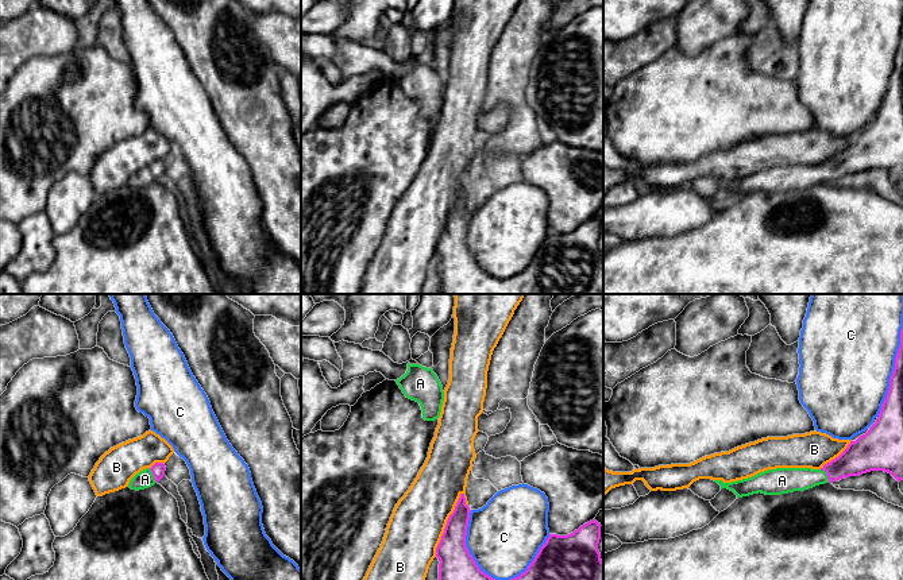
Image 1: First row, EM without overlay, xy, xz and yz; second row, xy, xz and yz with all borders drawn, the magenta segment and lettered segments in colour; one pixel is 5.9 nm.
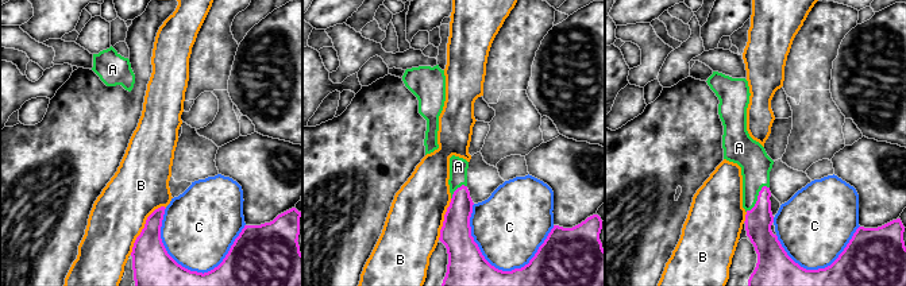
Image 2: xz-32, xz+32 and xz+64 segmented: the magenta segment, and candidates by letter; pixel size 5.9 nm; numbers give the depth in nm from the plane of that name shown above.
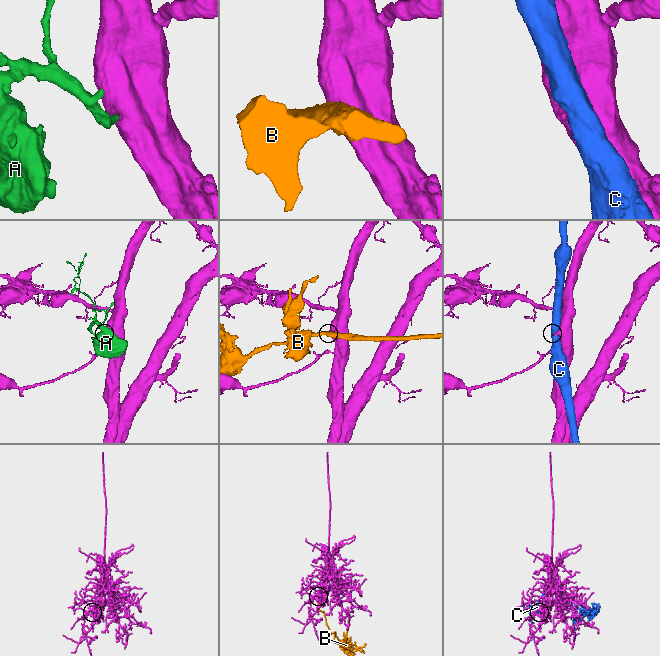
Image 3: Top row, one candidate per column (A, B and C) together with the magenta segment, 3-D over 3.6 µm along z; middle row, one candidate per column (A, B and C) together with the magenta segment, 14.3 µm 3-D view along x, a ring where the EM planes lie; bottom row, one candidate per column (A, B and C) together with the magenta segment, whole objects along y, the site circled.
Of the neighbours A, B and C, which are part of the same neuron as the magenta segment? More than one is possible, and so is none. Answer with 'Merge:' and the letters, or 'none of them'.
Merge: A

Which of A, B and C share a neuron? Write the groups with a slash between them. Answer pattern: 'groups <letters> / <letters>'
groups A / B / C

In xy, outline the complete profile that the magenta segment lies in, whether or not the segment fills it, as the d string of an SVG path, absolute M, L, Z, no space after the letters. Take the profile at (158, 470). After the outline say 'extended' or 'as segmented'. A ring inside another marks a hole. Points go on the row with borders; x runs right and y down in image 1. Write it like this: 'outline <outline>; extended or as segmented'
outline M155 463L151 468L146 468L136 473L128 483L131 490L144 490L158 483L165 476L166 467L163 463Z; extended

